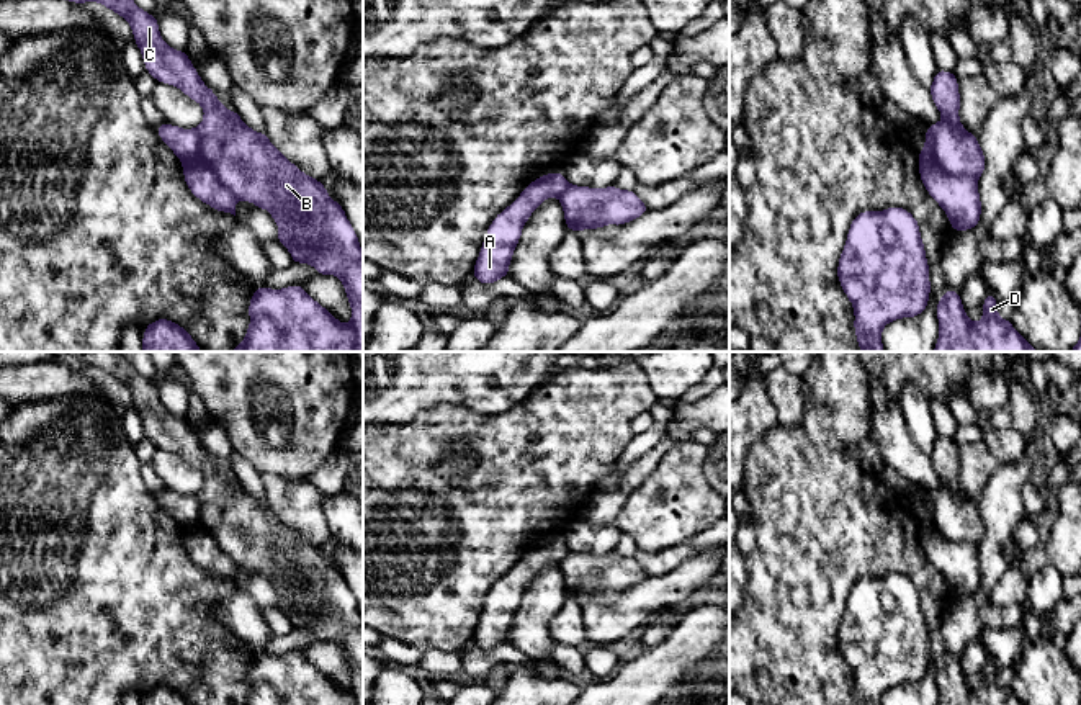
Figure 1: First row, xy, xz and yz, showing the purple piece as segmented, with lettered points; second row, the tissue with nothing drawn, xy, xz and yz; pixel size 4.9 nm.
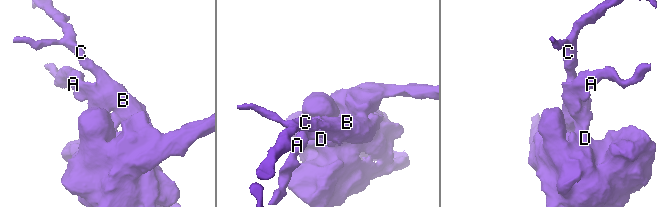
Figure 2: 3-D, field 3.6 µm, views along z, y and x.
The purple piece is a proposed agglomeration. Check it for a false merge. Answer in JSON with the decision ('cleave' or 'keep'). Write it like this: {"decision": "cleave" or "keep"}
{"decision": "cleave"}

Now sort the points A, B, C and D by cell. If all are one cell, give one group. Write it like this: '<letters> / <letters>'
A D / B C

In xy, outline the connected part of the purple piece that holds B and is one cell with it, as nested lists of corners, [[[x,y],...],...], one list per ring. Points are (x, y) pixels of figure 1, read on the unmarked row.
[[[57,352],[49,363],[80,371],[98,368],[131,391],[146,437],[157,448],[180,455],[204,476],[204,484],[196,494],[201,528],[214,538],[235,566],[250,568],[271,579],[280,595],[276,608],[289,617],[293,630],[311,630],[317,641],[335,641],[342,646],[352,674],[352,697],[355,705],[363,705],[363,617],[342,571],[329,563],[322,548],[289,528],[270,509],[268,499],[255,499],[237,478],[221,471],[216,460],[203,450],[186,419],[172,415],[159,399],[157,384],[139,375],[119,352]]]

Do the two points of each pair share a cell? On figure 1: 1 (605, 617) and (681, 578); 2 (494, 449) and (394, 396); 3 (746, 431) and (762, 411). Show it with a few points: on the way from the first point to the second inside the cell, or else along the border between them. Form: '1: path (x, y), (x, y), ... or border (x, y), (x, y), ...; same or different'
1: path (623, 615), (638, 604), (663, 592); same
2: border (462, 404), (437, 404), (408, 422), (386, 422); different
3: path (748, 426), (758, 416); same

